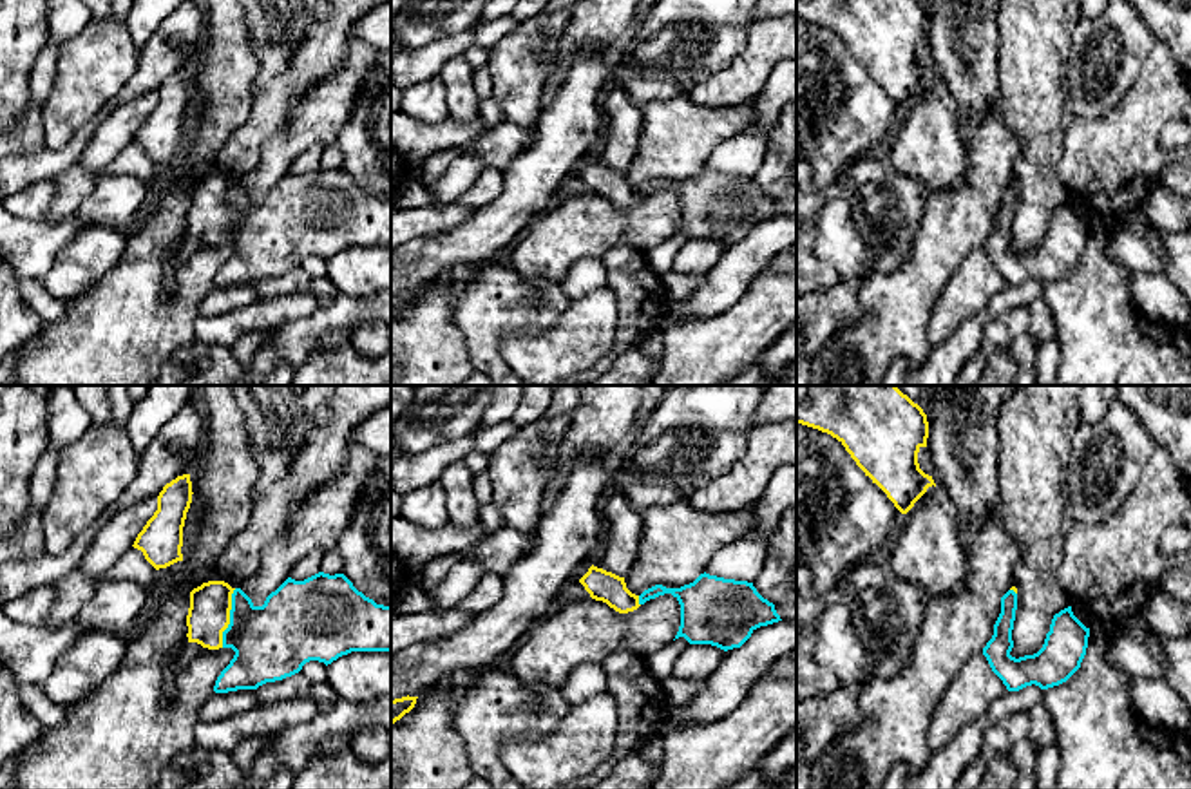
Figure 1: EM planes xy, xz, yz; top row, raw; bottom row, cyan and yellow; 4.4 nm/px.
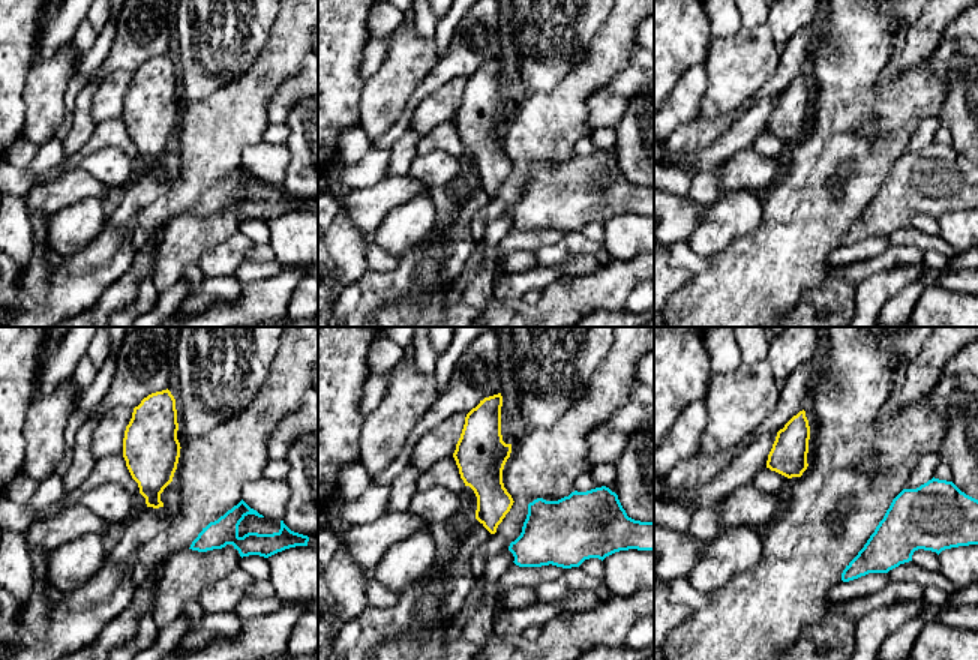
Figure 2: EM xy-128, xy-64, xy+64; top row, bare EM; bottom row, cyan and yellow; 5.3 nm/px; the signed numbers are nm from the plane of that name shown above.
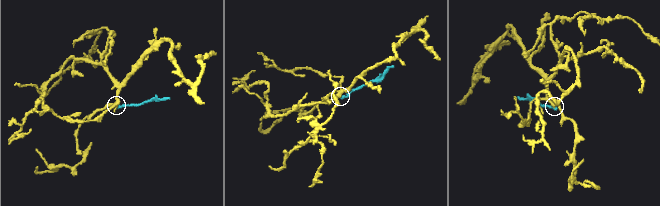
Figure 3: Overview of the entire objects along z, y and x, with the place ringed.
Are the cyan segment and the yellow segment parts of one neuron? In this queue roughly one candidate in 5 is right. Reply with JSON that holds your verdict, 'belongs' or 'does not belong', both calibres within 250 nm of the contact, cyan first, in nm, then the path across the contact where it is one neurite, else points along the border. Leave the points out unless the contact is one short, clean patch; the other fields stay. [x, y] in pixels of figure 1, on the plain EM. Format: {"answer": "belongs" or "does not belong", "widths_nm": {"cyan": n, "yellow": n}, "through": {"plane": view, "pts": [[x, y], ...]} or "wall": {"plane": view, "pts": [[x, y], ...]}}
{"answer": "belongs", "widths_nm": {"cyan": 340, "yellow": 190}, "through": {"plane": "xy", "pts": [[274, 236], [250, 227], [230, 212], [209, 210]]}}

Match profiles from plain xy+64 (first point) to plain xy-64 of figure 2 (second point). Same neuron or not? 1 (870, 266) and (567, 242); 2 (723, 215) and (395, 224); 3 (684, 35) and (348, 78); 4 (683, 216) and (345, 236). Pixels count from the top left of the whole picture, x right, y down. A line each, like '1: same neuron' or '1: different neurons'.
1: different neurons
2: same neuron
3: same neuron
4: different neurons

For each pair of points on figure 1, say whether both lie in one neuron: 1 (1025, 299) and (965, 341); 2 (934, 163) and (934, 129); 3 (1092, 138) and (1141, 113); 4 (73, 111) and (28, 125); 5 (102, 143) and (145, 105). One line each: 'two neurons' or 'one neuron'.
1: one neuron
2: one neuron
3: one neuron
4: two neurons
5: one neuron

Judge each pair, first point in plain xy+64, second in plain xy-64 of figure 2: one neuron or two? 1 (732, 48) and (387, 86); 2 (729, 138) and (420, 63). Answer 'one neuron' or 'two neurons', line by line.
1: one neuron
2: two neurons

